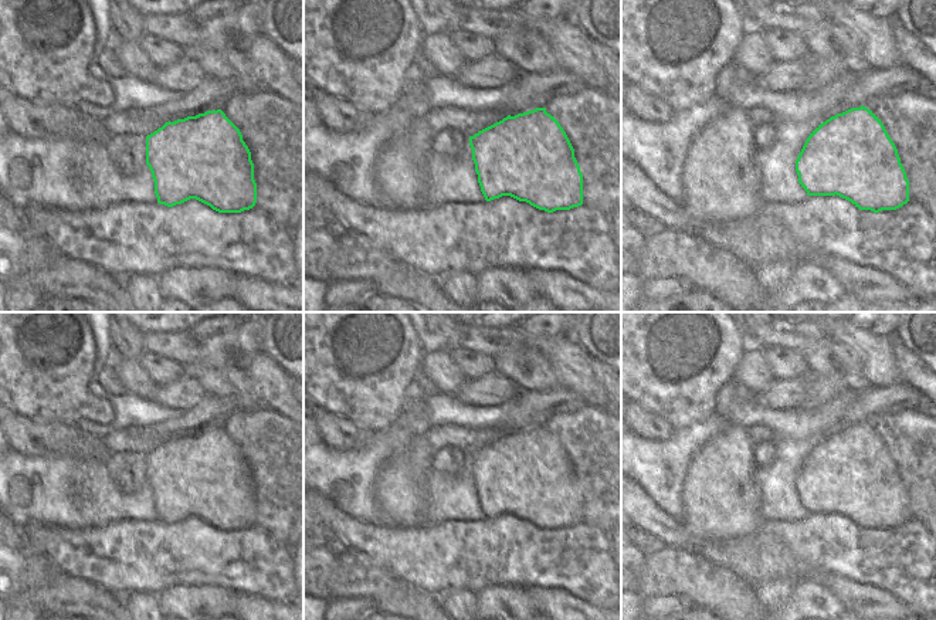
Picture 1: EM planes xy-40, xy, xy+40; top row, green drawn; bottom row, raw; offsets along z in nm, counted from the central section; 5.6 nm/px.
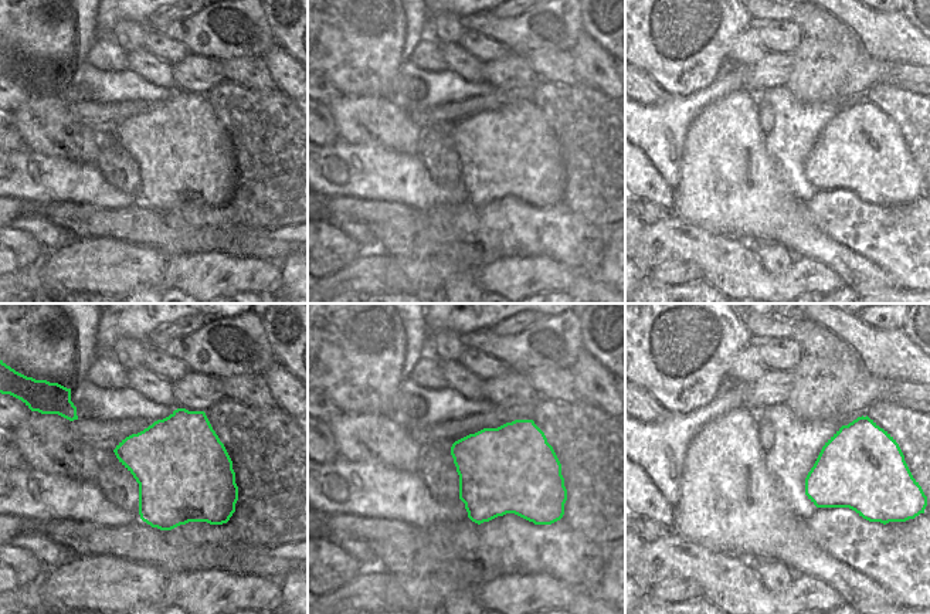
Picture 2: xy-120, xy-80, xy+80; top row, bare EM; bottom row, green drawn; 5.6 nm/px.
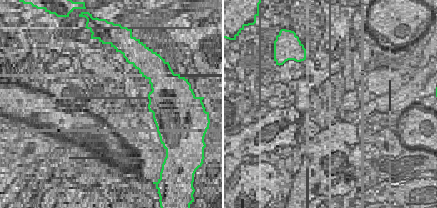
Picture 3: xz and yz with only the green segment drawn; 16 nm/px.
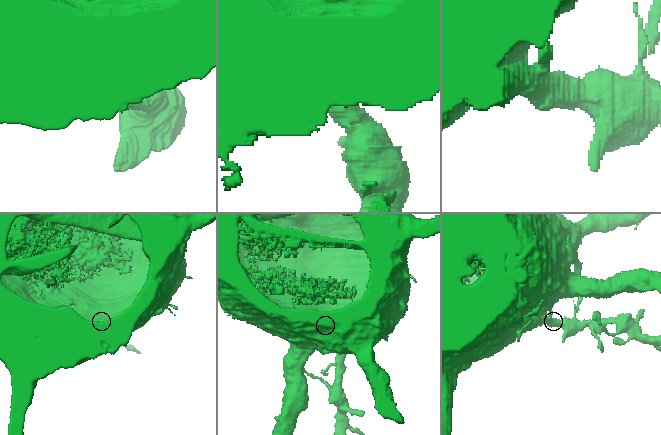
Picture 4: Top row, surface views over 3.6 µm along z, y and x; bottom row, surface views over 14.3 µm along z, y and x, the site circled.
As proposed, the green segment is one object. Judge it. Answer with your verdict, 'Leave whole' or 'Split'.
Split

